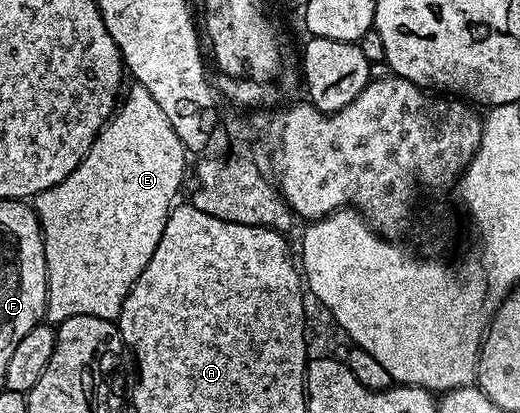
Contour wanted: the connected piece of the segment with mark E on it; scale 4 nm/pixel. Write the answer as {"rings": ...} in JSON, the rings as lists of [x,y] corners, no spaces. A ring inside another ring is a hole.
{"rings":[[[133,84],[130,87],[129,95],[127,95],[127,90],[123,101],[114,110],[112,118],[106,122],[104,128],[98,132],[97,139],[94,140],[89,151],[83,156],[83,160],[77,165],[75,172],[71,172],[71,176],[67,176],[59,184],[39,192],[32,199],[31,205],[37,211],[37,219],[41,225],[43,248],[47,260],[49,287],[47,288],[47,300],[45,301],[44,321],[46,323],[60,324],[71,316],[99,316],[110,320],[117,319],[123,308],[123,300],[131,292],[135,280],[139,280],[143,268],[147,268],[147,260],[151,260],[151,256],[155,256],[155,244],[159,244],[159,236],[163,236],[167,216],[175,202],[173,197],[181,190],[181,181],[185,178],[185,157],[187,157],[185,145],[181,143],[179,136],[175,136],[175,128],[171,128],[171,120],[167,120],[163,108],[159,108],[159,104],[155,104],[155,96],[151,96],[151,92],[147,92],[147,88],[142,86]]]}

